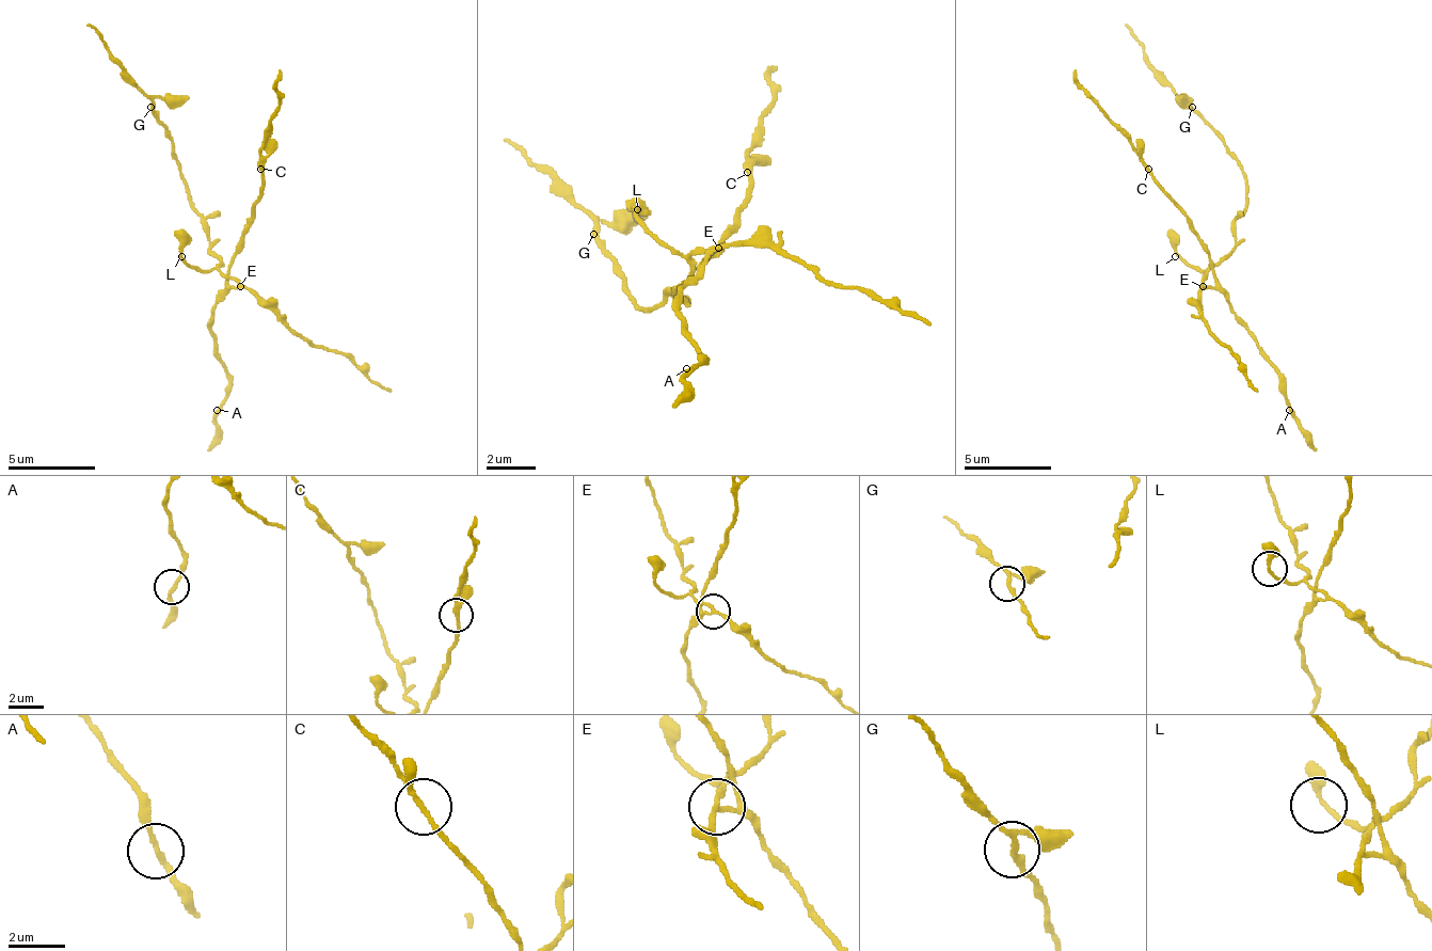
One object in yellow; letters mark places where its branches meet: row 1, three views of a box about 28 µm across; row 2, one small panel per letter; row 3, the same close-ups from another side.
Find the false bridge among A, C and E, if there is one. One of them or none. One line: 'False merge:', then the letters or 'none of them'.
False merge: E

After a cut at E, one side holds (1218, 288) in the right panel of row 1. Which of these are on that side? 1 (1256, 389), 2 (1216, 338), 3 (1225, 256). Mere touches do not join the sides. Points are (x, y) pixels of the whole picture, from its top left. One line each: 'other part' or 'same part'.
1: other part
2: other part
3: other part

